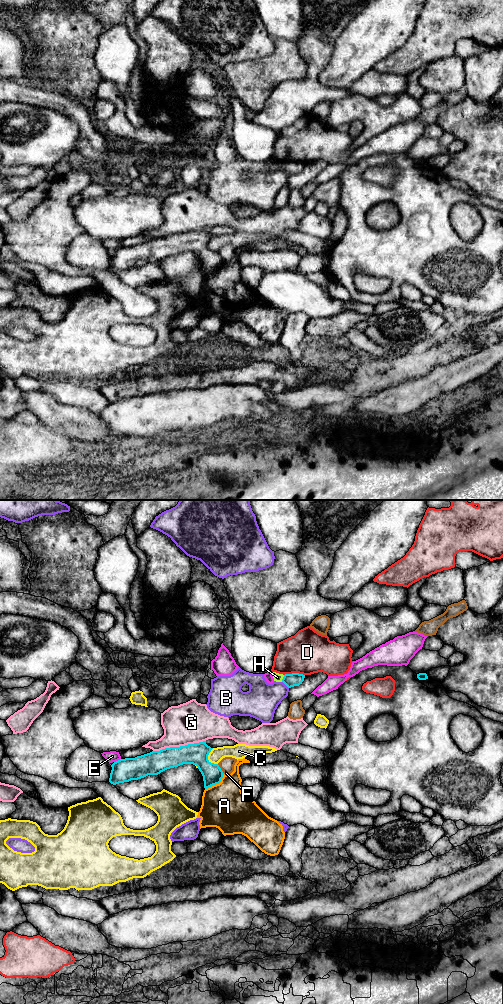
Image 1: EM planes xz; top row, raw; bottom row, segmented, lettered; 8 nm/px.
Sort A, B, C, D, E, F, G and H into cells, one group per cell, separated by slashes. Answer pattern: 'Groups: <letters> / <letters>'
Groups: A / B / C / D / E / F / G / H

